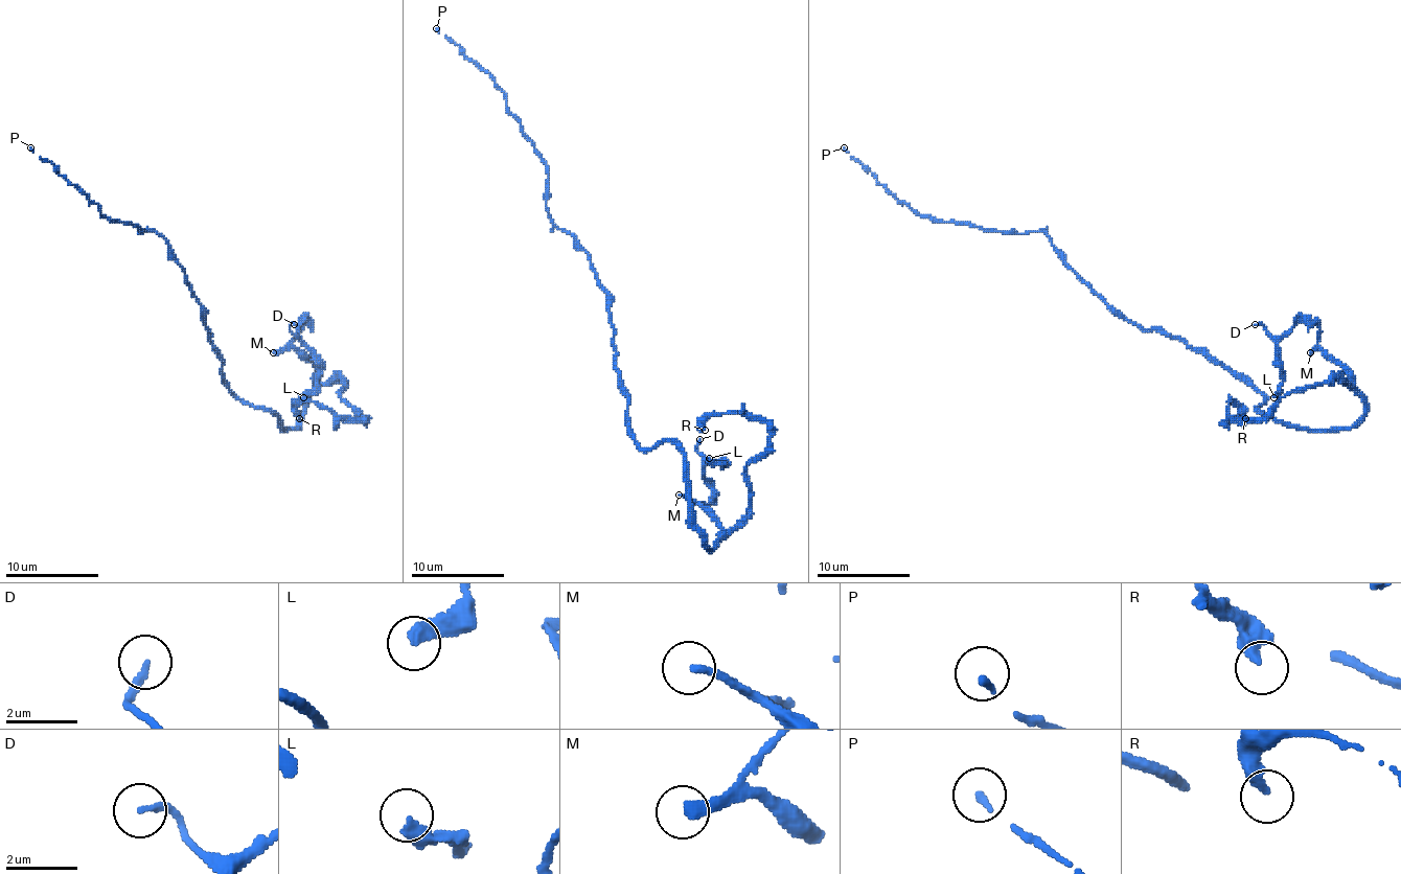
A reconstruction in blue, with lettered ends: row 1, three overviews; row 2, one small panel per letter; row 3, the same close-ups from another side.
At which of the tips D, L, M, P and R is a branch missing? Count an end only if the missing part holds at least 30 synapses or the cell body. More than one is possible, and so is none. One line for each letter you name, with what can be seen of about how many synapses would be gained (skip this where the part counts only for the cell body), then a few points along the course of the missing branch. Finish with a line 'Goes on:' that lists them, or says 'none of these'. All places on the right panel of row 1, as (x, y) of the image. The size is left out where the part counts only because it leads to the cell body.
M: 80 synapses; course (1310, 352), (1294, 364), (1294, 371), (1294, 341), (1282, 329), (1280, 315), (1270, 306), (1270, 299), (1264, 301)
Goes on: M

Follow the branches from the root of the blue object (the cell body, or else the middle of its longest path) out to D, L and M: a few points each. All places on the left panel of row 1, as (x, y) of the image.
D: (220, 354), (222, 381), (294, 430), (315, 373), (292, 343), (305, 322), (297, 337), (294, 324)
L: (220, 354), (222, 381), (294, 430), (315, 373), (292, 343), (305, 322), (299, 339), (318, 383), (303, 397)
M: (220, 354), (222, 381), (294, 430), (305, 413), (315, 367), (292, 348), (273, 352)

